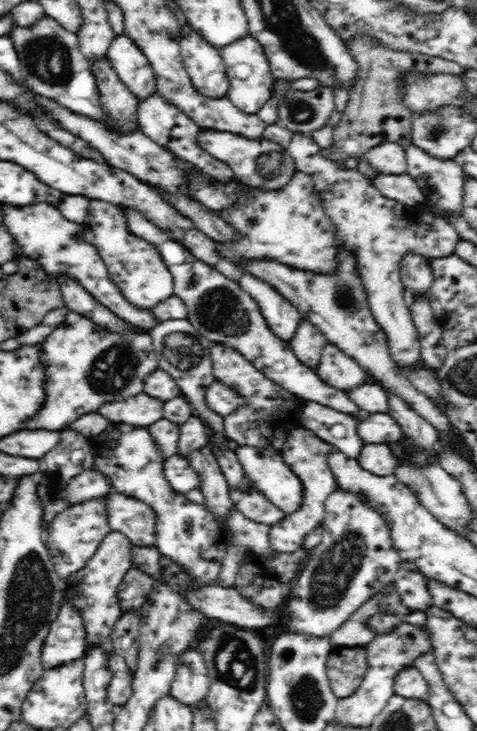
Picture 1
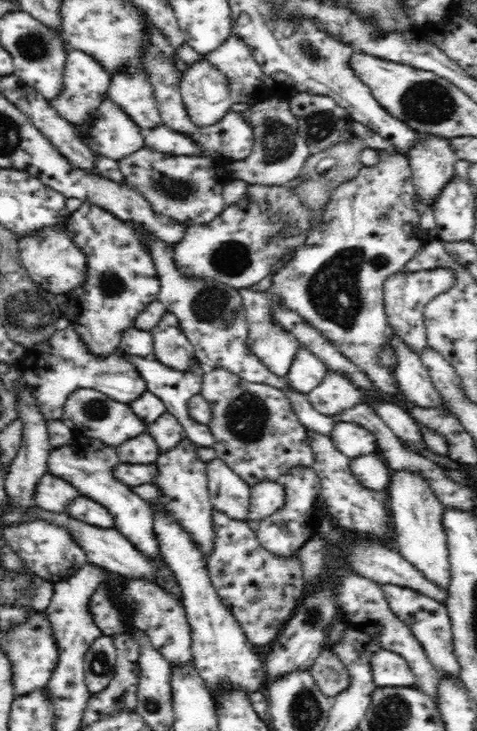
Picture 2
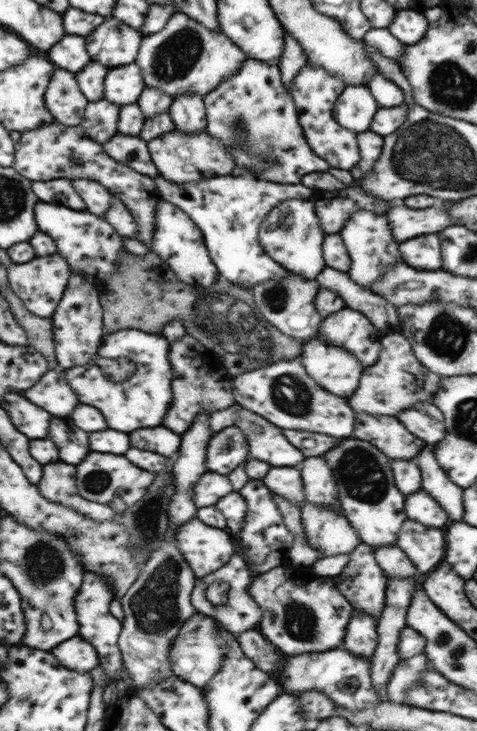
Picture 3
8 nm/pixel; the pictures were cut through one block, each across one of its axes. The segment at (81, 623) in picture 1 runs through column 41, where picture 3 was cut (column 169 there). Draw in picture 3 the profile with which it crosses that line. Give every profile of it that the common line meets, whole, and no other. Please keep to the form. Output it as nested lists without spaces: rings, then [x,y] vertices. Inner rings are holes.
[[[197,613],[188,620],[180,630],[178,637],[172,640],[170,646],[170,667],[174,675],[180,679],[186,680],[189,684],[200,689],[206,689],[210,680],[218,674],[218,670],[224,664],[226,652],[228,652],[228,643],[221,638],[221,630],[223,627],[218,620]]]

